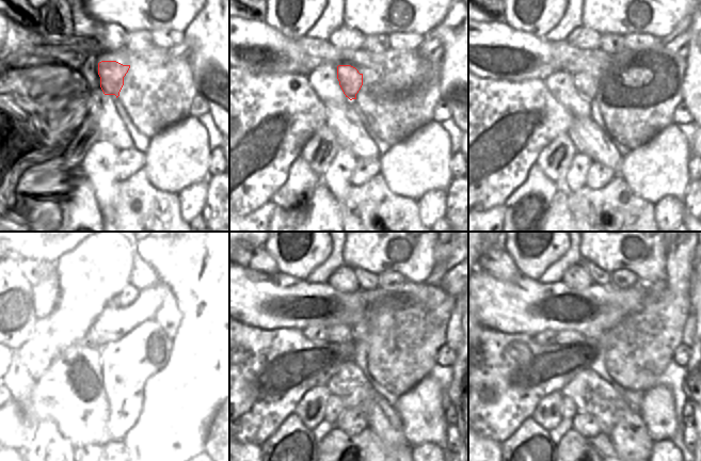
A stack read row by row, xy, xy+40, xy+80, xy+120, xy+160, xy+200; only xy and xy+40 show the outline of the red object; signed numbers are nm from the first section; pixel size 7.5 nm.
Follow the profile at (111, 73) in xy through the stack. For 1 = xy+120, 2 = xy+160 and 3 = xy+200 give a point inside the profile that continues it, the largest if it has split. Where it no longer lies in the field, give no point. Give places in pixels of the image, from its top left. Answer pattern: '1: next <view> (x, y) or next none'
1: next xy+120 (107, 326)
2: next xy+160 (335, 333)
3: next xy+200 (568, 336)

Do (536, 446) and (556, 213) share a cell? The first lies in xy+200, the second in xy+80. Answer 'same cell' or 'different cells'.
different cells

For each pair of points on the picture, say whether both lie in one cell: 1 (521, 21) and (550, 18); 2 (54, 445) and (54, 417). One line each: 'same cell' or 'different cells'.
1: same cell
2: same cell

